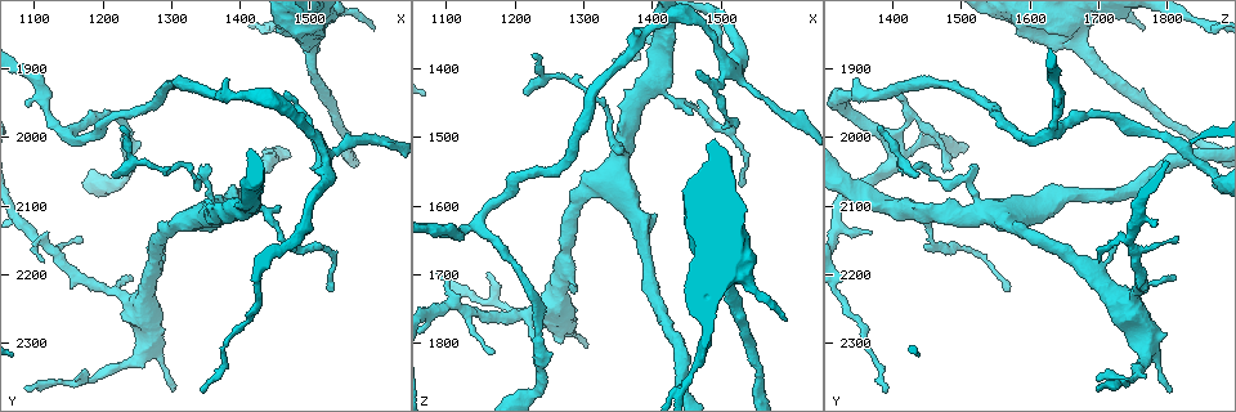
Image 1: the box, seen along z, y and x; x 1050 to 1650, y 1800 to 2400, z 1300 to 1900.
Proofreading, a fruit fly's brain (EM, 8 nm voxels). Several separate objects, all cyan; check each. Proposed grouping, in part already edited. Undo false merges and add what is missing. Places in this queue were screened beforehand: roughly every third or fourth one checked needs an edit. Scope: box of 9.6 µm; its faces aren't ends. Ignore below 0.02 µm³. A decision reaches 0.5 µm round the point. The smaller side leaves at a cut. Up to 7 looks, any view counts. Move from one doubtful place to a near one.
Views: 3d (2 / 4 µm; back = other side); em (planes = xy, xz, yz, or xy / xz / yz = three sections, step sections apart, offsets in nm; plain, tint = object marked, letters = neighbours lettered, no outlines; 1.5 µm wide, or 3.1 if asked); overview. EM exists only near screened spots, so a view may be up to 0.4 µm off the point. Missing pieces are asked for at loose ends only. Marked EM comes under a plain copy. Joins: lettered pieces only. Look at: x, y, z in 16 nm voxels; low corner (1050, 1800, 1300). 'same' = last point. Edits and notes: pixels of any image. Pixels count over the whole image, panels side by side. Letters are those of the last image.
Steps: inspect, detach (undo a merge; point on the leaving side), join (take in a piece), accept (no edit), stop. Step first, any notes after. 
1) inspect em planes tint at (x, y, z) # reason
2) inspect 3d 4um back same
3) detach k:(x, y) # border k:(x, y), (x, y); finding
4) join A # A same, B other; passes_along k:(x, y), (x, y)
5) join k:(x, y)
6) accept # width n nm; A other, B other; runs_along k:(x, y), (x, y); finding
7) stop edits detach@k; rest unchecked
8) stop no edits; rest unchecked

inspect 3d 4um at (1385, 1915, 1350) # free end

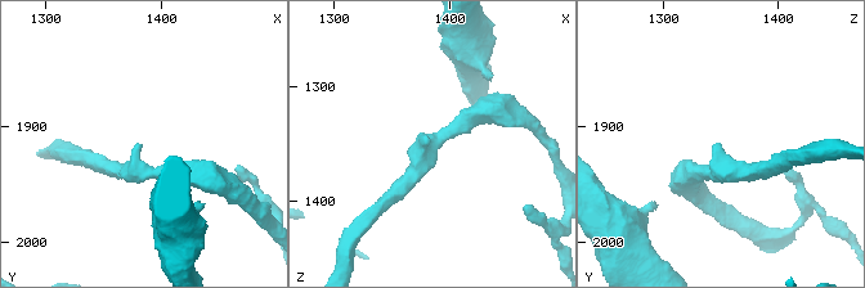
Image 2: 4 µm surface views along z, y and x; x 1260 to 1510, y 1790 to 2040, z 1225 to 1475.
inspect em yz step 4 letters at (1382, 1916, 1348)

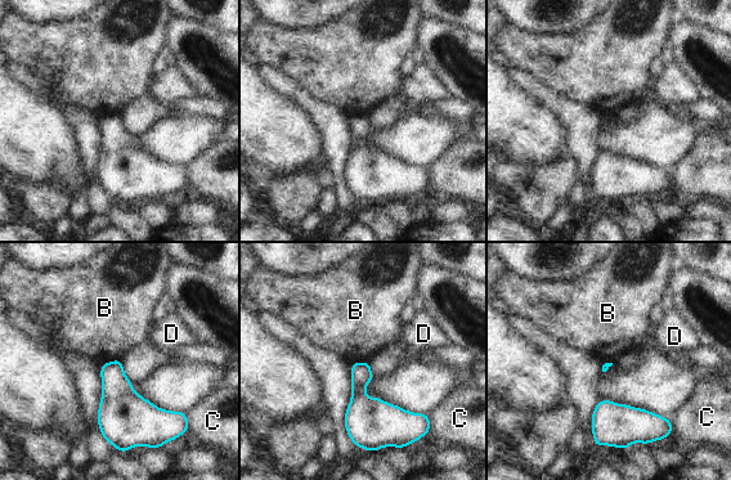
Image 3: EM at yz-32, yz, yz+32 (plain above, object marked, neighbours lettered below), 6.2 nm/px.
inspect em planes letters same

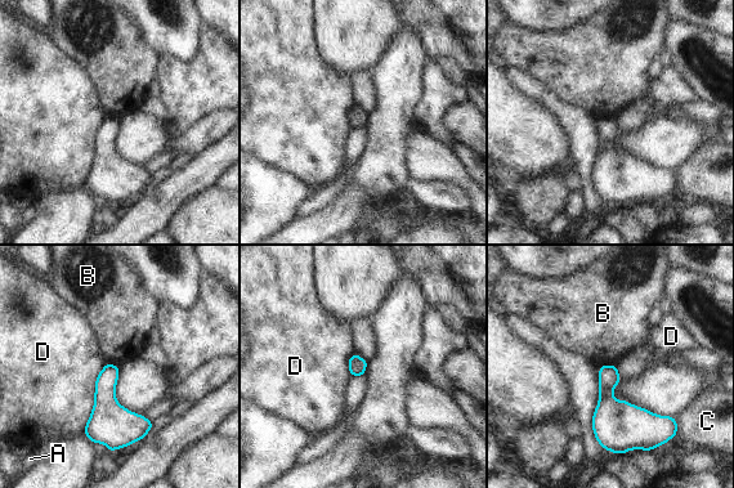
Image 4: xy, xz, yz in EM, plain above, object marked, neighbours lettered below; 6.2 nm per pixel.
accept # A other, B other, C other, D other; border 4:(617, 365), (600, 366); no lettered piece goes on from it

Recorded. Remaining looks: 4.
inspect 3d 4um at (1165, 2145, 1815) # tapers out

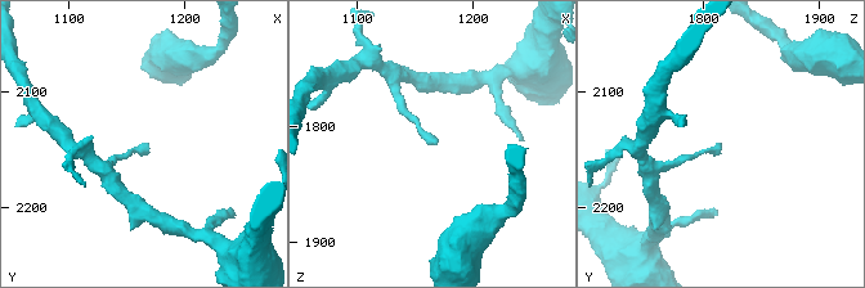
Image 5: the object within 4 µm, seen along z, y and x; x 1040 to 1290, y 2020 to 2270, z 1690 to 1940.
inspect em planes letters at (1168, 2146, 1816) # need the tissue

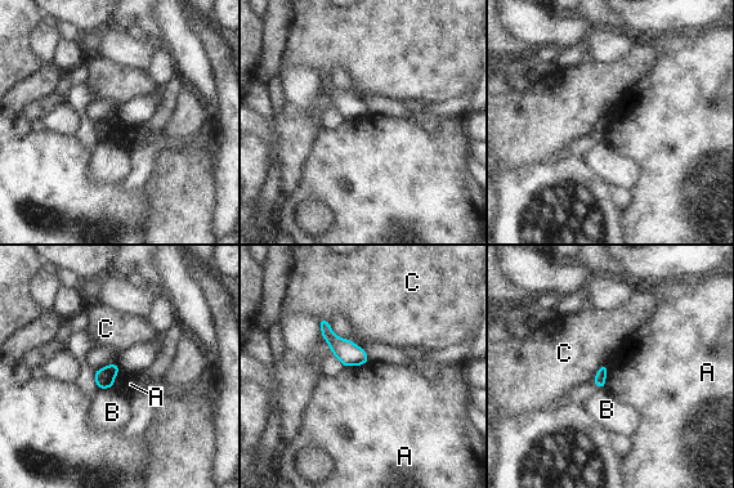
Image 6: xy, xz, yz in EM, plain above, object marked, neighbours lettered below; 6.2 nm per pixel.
accept # A other, B other, C other; no lettered piece goes on from it

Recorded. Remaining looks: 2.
stop no edits; rest unchecked

